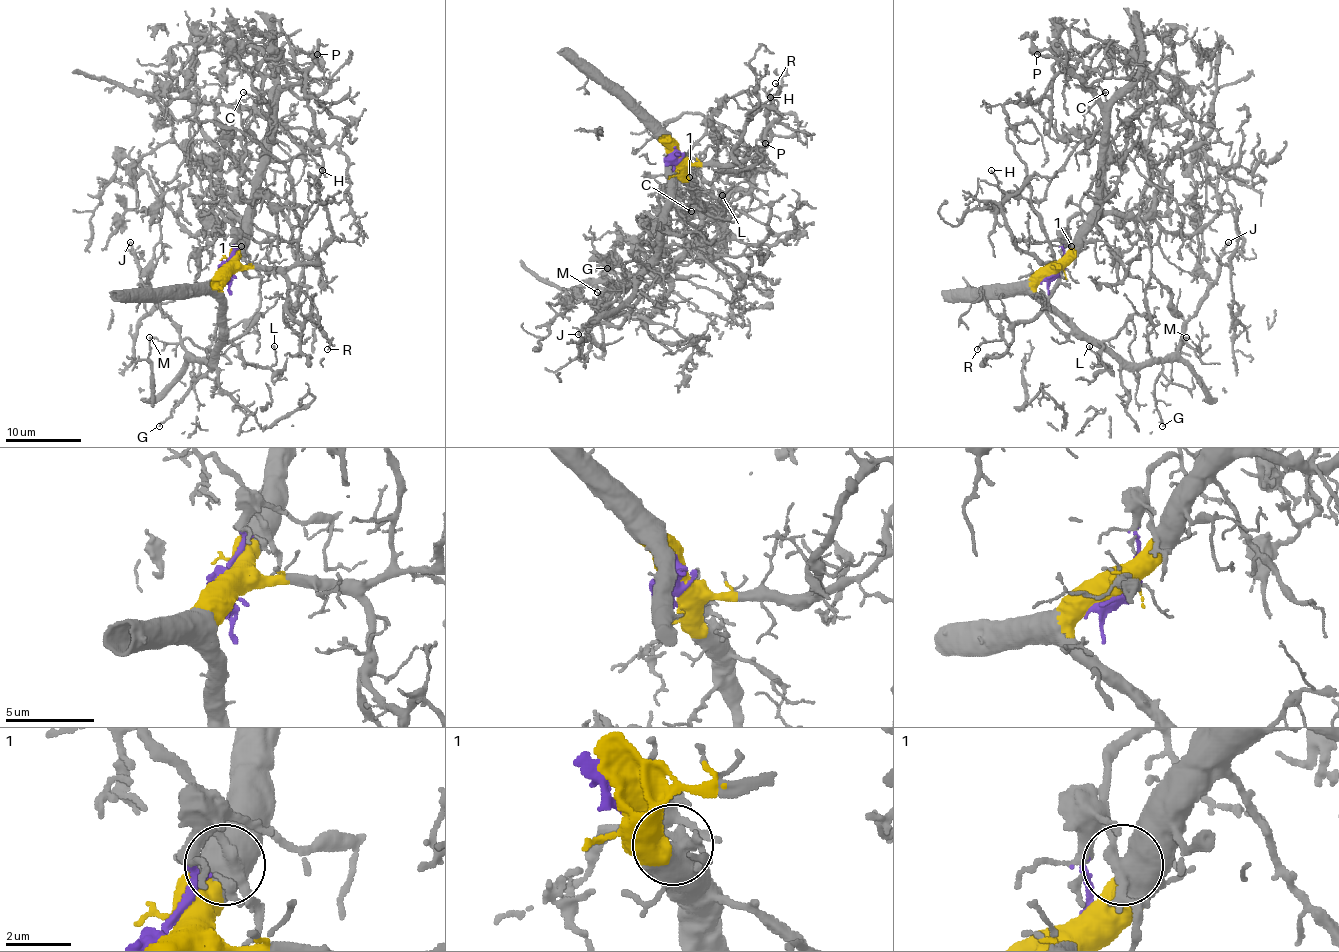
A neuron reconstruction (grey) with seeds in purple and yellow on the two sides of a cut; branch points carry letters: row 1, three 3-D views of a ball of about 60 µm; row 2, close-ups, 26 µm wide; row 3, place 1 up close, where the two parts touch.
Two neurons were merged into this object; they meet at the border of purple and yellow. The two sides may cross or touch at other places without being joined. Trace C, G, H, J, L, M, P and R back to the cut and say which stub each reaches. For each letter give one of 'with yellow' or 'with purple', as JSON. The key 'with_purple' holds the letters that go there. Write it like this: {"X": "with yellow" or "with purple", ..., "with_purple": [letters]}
{"C": "with yellow", "G": "with yellow", "H": "with yellow", "J": "with yellow", "L": "with yellow", "M": "with yellow", "P": "with yellow", "R": "with yellow", "with_purple": []}

